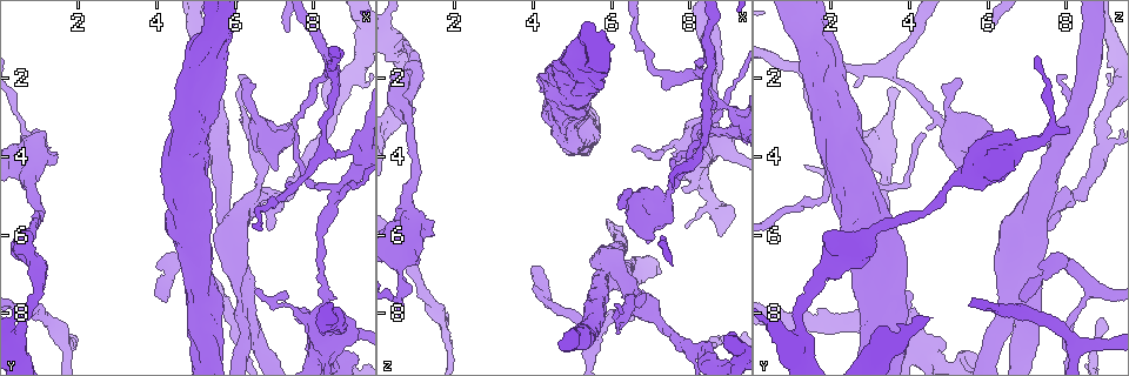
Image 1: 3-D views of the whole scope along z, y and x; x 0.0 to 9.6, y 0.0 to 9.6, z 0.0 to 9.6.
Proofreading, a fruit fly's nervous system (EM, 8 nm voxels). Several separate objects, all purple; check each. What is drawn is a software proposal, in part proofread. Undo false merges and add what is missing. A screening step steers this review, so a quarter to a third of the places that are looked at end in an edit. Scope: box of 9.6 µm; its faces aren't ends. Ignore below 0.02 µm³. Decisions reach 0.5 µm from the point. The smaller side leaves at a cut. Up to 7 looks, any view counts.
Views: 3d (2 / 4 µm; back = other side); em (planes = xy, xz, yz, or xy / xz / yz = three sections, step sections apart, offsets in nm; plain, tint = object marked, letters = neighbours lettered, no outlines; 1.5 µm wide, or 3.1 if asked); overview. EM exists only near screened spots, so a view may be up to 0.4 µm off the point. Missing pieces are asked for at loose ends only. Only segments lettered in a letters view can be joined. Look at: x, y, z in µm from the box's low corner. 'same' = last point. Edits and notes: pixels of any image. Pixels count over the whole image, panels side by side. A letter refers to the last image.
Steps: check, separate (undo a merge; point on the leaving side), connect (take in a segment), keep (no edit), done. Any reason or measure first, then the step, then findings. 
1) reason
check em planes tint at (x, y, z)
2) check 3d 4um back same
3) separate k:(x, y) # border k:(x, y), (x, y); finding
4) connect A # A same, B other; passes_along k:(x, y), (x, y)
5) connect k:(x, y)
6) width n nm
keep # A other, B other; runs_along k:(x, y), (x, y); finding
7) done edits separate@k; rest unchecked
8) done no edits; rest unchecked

tapers out
check em planes letters at (6.35, 2.05, 8.00)

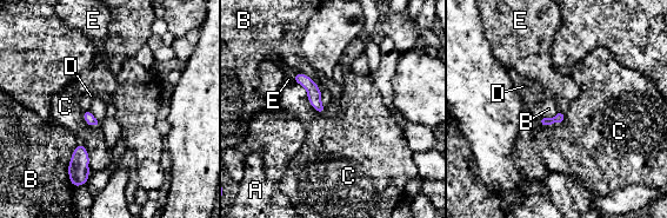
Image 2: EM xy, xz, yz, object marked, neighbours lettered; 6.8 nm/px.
width 70 nm; longest_contact B 320 nm
keep # A other, B other, C other, D other, E other; none of them fits

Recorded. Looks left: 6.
check em planes tint at (4.00, 7.60, 6.85)

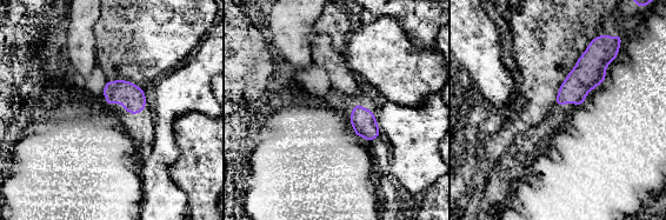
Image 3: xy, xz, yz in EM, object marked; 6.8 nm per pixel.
what lies round it
check em planes letters same

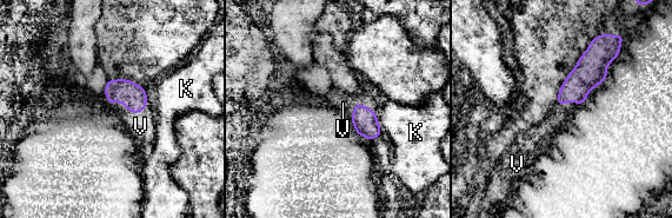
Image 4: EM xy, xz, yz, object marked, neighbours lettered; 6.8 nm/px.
connect V # K other, V same; the neuron continues

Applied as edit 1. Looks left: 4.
branch point
check em yz step 4 plain at (5.50, 7.30, 8.70)

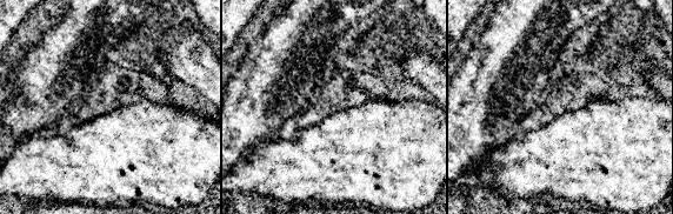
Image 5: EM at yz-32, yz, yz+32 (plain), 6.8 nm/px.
what lies round it
check em yz step 4 letters same

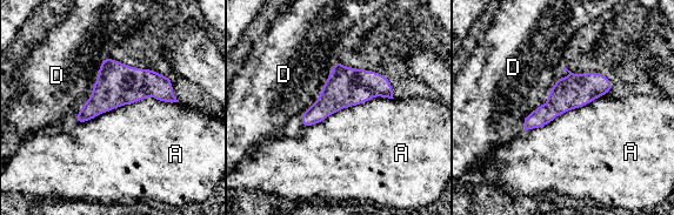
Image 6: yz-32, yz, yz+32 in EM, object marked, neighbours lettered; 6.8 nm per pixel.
longest_contact A 700 nm
keep # A other, D other; one neuron here

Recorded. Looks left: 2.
done edits connect@4; rest unchecked

